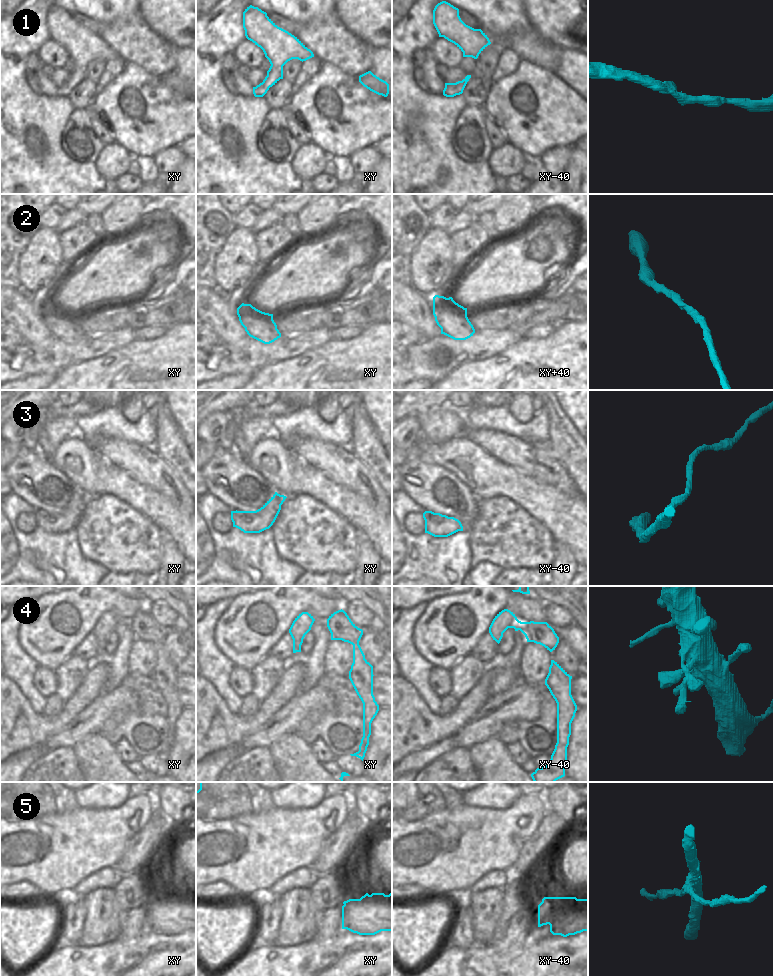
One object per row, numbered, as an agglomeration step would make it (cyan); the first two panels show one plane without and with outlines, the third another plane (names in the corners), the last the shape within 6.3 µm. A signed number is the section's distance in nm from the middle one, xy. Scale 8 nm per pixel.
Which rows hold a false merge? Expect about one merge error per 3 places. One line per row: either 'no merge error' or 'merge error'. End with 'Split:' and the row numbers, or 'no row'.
1: no merge error
2: no merge error
3: no merge error
4: no merge error
5: merge error
Split: 5

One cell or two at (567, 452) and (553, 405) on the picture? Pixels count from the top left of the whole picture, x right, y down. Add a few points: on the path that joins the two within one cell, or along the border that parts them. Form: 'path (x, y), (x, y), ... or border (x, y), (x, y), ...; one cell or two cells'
path (564, 440), (557, 417); one cell

